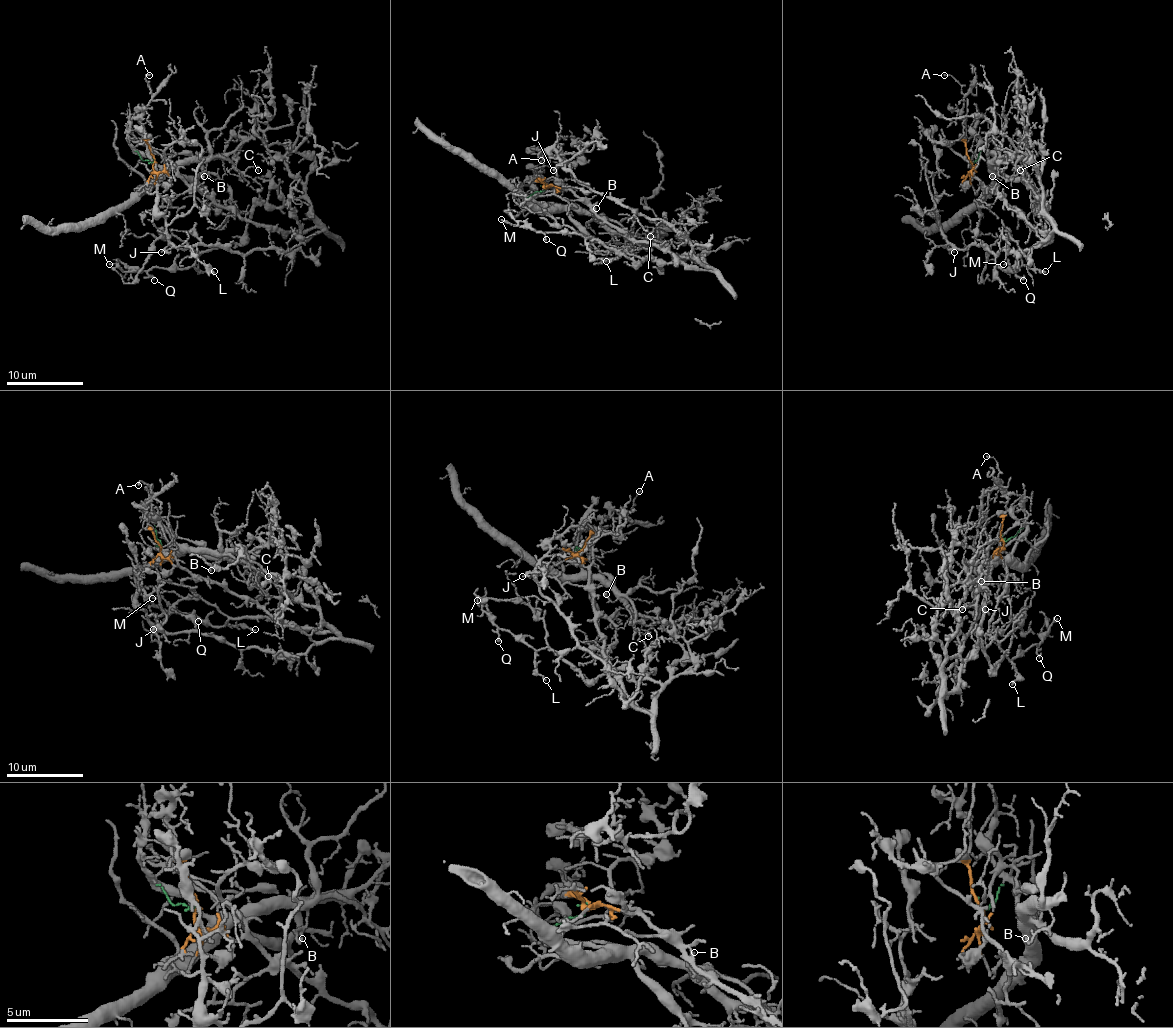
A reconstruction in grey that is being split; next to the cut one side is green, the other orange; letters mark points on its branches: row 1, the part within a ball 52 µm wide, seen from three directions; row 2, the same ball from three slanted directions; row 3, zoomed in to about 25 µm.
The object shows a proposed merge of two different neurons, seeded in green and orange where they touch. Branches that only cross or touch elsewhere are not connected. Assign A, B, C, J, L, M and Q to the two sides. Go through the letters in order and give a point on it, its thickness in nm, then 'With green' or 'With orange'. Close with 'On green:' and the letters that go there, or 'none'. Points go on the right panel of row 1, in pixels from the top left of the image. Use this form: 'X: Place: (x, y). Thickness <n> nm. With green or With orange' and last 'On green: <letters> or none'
A: Place: (944, 75). Thickness 130 nm. With orange
B: Place: (992, 176). Thickness 100 nm. With green
C: Place: (1020, 170). Thickness 80 nm. With green
J: Place: (954, 252). Thickness 90 nm. With orange
L: Place: (1045, 271). Thickness 160 nm. With orange
M: Place: (1003, 264). Thickness 130 nm. With orange
Q: Place: (1023, 280). Thickness 200 nm. With orange
On green: B, C

